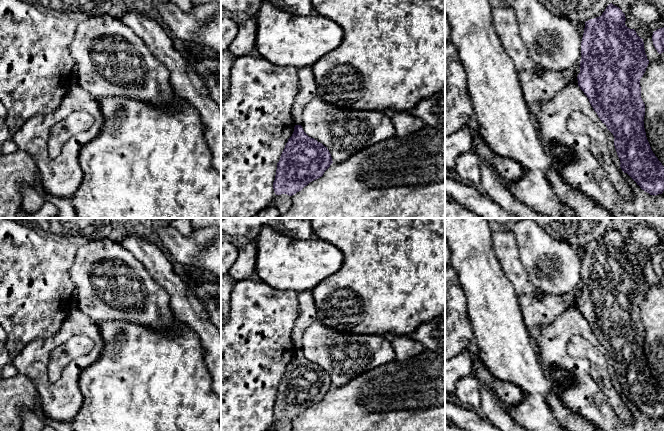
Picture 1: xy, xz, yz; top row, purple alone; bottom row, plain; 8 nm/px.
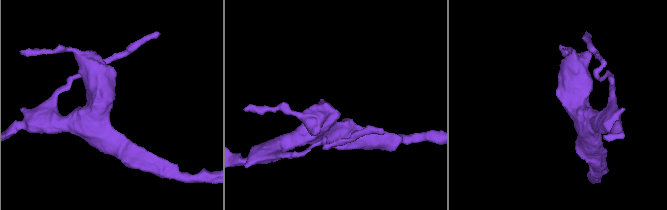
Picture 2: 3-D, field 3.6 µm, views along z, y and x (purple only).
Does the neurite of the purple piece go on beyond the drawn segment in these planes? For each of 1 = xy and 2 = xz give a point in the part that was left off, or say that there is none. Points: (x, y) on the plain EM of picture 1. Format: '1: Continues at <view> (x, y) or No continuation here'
1: No continuation here
2: No continuation here

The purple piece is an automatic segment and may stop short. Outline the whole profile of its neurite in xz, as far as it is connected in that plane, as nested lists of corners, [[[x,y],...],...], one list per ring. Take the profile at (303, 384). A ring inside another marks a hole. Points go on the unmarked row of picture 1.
[[[295,349],[277,387],[273,406],[275,418],[296,418],[310,406],[322,401],[332,387],[327,371],[309,361],[301,349]]]

